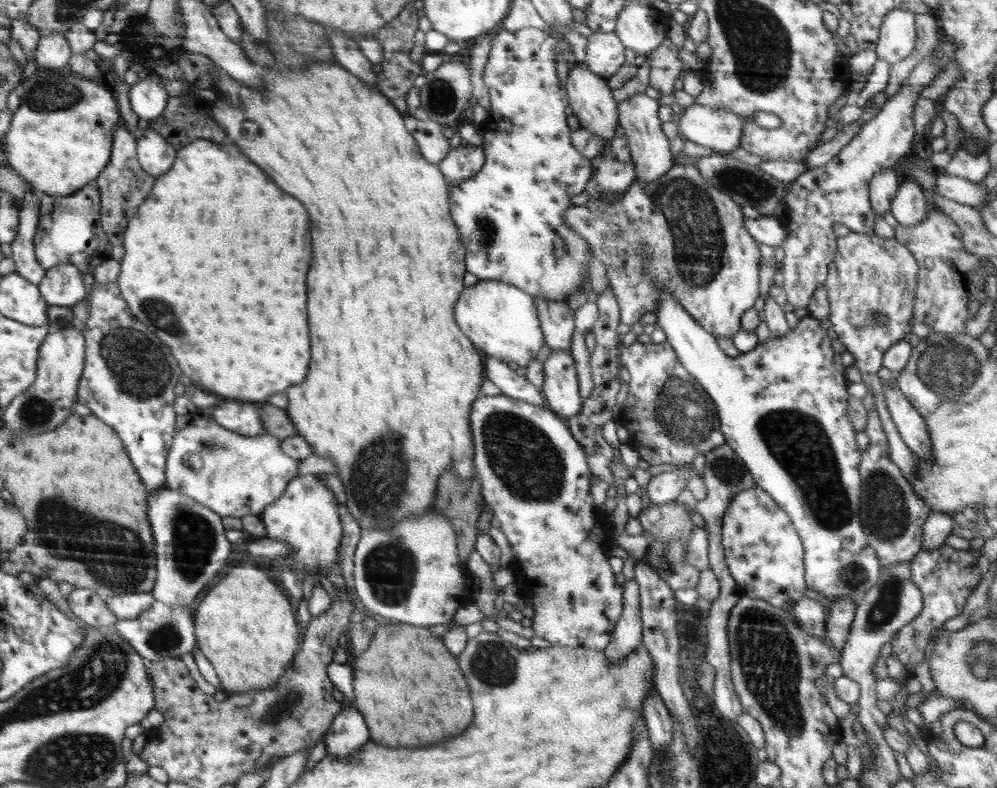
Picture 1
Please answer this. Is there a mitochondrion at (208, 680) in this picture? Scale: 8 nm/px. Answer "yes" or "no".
no

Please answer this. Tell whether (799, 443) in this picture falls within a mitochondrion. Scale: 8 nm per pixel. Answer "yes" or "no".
yes

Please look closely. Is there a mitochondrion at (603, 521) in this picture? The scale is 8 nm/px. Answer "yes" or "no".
no

